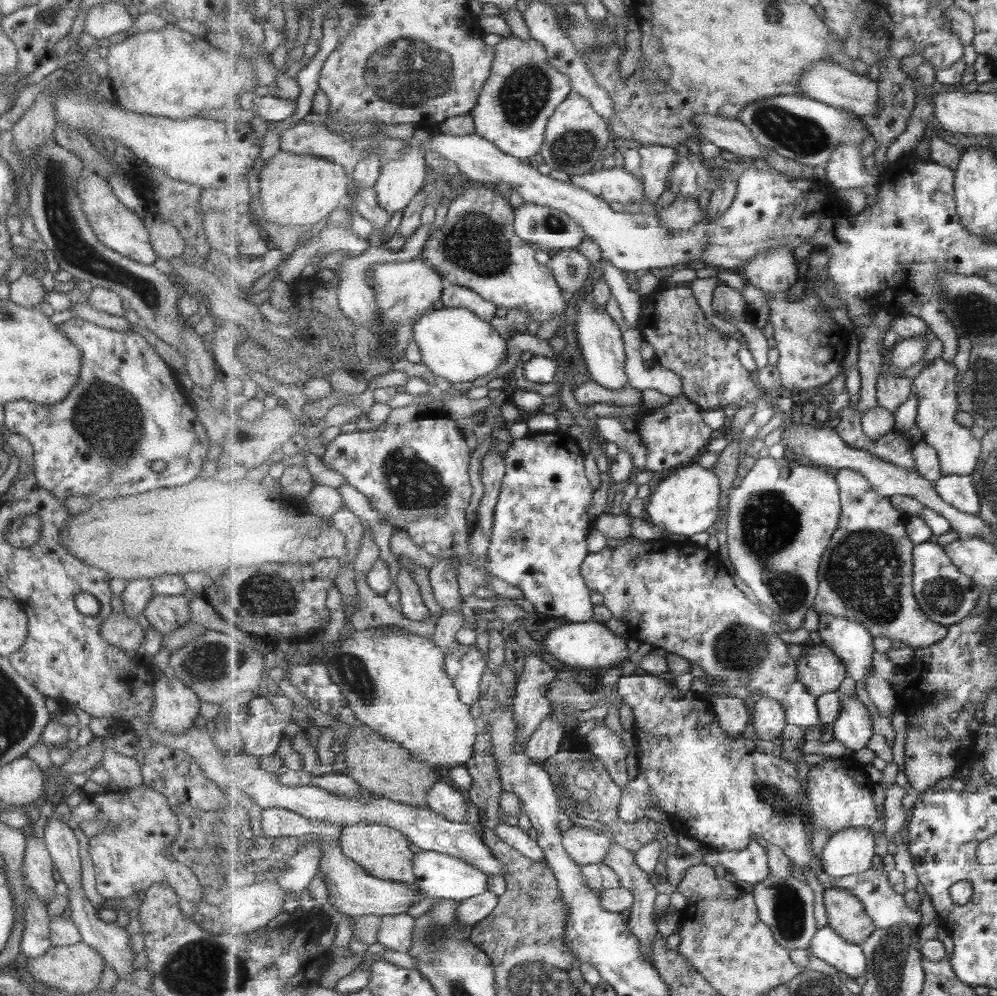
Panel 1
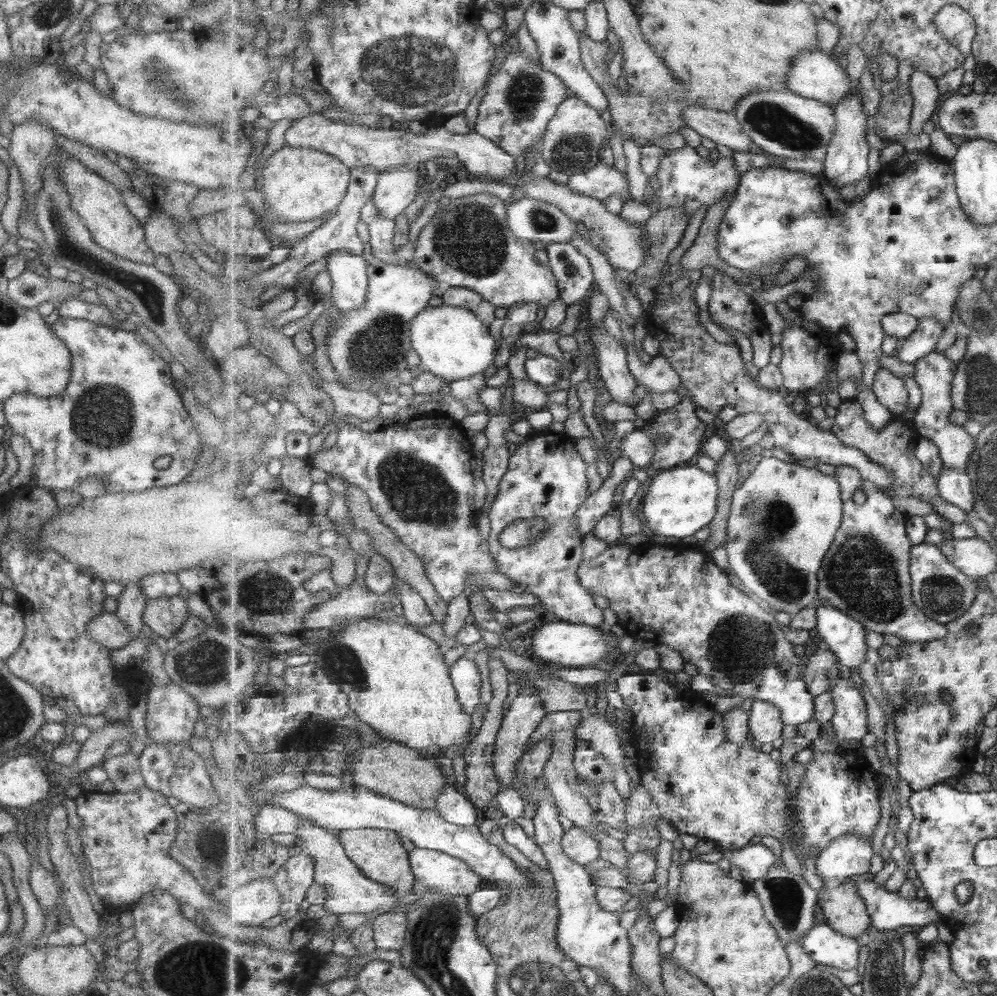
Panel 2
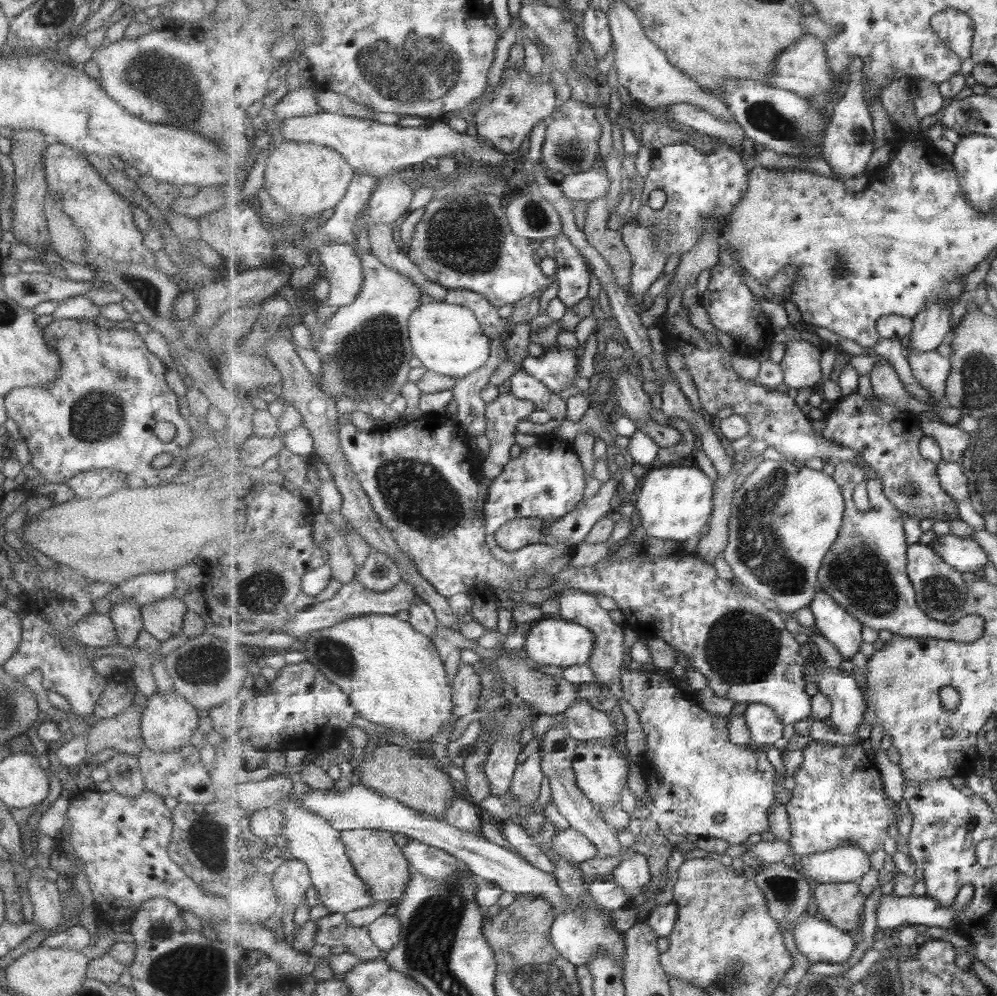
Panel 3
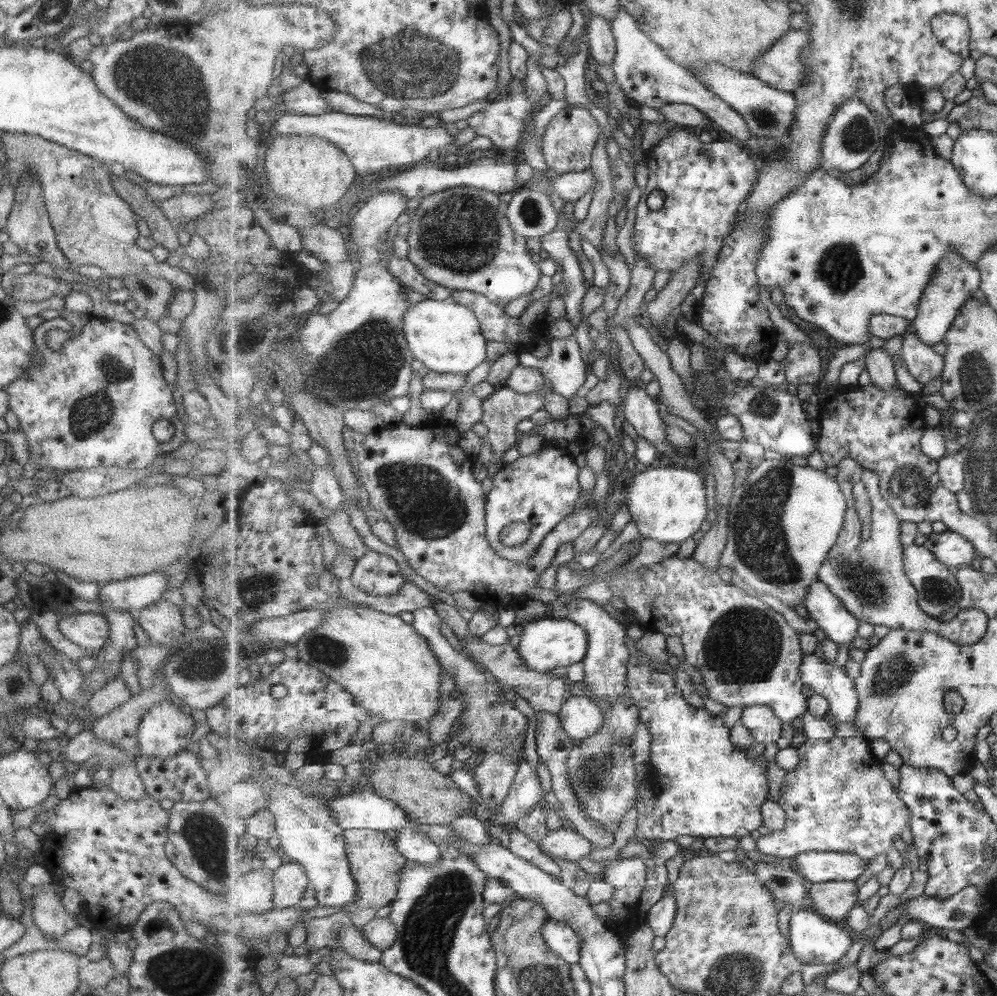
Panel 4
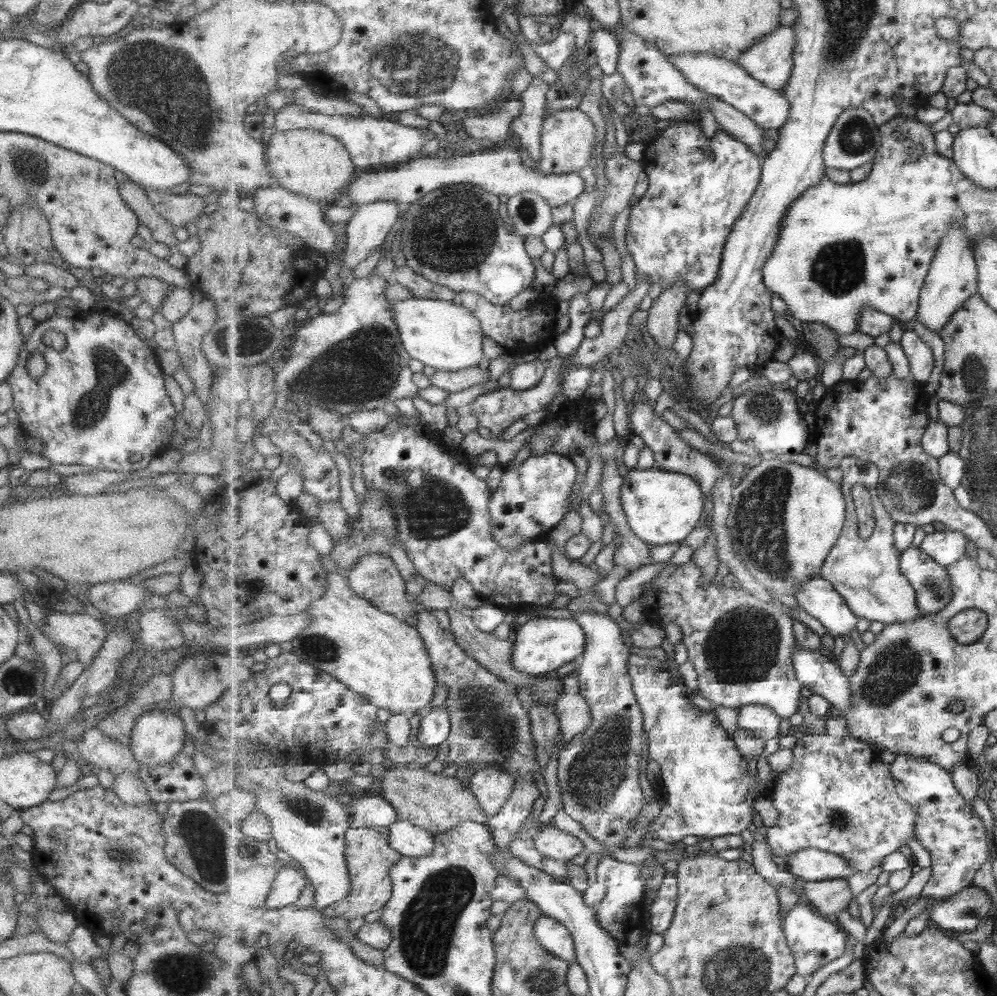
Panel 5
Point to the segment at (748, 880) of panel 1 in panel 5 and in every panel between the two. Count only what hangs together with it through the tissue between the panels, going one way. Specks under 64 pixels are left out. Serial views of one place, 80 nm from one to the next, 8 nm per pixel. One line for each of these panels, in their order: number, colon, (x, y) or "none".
2: (754, 860)
3: (840, 798)
4: (837, 799)
5: (837, 795)

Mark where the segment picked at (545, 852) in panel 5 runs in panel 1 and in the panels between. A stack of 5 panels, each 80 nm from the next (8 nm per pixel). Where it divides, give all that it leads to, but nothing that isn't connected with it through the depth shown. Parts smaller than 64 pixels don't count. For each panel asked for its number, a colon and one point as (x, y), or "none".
1: (586, 846)
2: (583, 848)
3: (573, 846)
4: (567, 844)

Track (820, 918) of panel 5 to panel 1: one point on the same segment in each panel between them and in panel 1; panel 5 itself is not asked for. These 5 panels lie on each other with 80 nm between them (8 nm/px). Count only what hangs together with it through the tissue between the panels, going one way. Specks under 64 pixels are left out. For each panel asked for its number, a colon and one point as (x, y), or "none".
1: (846, 957)
2: (825, 945)
3: (819, 940)
4: (816, 939)

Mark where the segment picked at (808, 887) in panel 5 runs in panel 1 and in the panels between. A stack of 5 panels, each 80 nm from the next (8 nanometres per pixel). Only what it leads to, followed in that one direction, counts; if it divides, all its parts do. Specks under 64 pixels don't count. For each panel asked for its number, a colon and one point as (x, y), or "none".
1: (846, 913)
2: (844, 907)
3: (840, 903)
4: (834, 900)

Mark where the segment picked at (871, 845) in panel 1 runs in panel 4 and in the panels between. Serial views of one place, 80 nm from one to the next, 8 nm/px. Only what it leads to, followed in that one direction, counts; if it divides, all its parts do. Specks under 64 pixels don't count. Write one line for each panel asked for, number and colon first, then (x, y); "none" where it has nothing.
2: (848, 857)
3: (849, 863)
4: (817, 867)

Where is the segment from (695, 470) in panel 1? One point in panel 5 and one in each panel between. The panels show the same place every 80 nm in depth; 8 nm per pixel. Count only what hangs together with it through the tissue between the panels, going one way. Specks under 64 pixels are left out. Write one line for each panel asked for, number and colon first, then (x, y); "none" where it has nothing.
2: (680, 501)
3: (675, 502)
4: (668, 504)
5: (663, 507)

